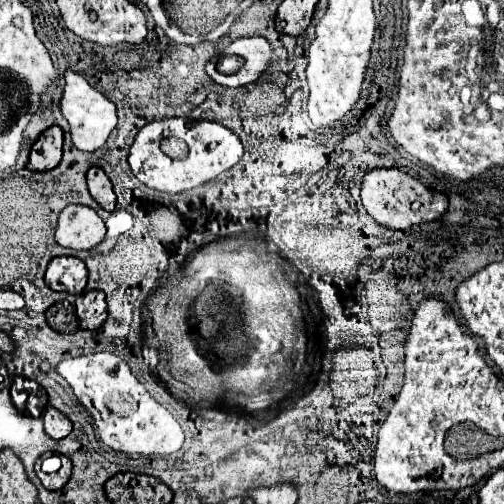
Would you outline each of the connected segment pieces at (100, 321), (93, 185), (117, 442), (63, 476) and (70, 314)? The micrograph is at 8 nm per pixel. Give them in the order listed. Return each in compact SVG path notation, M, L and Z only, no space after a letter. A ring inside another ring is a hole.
M90 291L90 293L84 293L82 297L78 297L76 315L80 319L80 329L92 329L92 331L100 329L108 317L104 293Z
M90 167L86 173L88 191L98 201L98 205L106 211L114 211L116 207L116 195L112 191L112 183L106 177L106 173L100 167Z
M92 353L69 357L56 365L56 371L66 379L78 401L82 401L86 411L94 417L104 445L128 455L168 455L182 449L184 431L178 421L146 391L118 355Z
M62 457L62 467L60 467L60 471L58 471L58 473L52 473L52 475L50 475L50 473L44 473L44 471L40 469L40 463L42 463L42 459L36 461L34 471L36 471L38 479L42 481L42 485L44 485L46 489L56 491L56 489L62 489L62 487L68 483L70 473L72 473L72 461L70 461L68 457Z
M68 301L54 303L46 311L46 321L58 333L76 333L78 331L78 321L74 317L74 307Z

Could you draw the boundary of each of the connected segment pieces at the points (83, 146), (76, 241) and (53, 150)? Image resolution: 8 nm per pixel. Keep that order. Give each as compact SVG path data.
M66 69L64 79L66 79L66 87L60 97L60 113L70 125L72 143L80 151L88 151L88 153L96 151L106 143L108 135L116 127L116 121L118 121L116 105L112 101L108 101L100 91L96 91L80 73Z
M66 205L58 215L56 243L70 249L92 249L106 235L104 221L86 205Z
M58 125L46 129L38 141L32 145L28 169L30 171L50 171L62 159L62 129Z

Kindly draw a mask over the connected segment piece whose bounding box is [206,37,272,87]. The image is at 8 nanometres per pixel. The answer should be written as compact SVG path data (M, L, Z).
M244 37L244 39L236 39L234 43L230 43L224 53L228 55L240 55L244 59L244 65L238 73L234 75L220 75L216 71L216 61L208 61L206 65L206 73L208 77L224 87L242 87L248 85L252 81L256 81L262 71L266 71L268 63L270 63L270 43L264 37Z

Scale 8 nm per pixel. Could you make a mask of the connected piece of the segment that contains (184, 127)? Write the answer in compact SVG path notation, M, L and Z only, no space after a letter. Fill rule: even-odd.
M172 117L172 119L164 119L164 121L152 121L138 131L134 143L130 145L128 165L140 183L144 183L152 189L158 189L158 191L180 193L180 191L194 189L194 187L218 177L220 173L224 173L232 165L236 165L238 159L242 157L242 151L244 149L242 149L240 139L220 123L188 121L182 117ZM170 135L186 141L188 151L190 151L188 159L176 161L176 159L170 159L168 155L162 153L160 141Z

